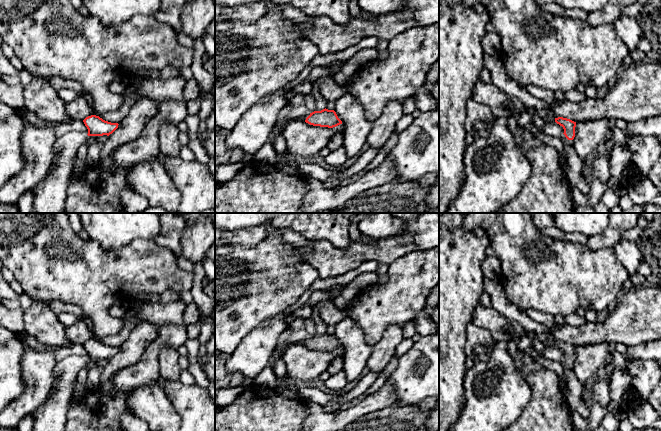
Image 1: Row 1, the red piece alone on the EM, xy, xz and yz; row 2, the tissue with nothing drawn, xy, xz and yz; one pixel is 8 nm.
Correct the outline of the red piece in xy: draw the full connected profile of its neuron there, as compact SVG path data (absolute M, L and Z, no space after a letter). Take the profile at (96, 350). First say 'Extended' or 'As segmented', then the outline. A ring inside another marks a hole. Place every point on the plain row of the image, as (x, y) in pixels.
Extended. M96 339L86 341L83 346L88 353L87 358L72 355L57 361L53 384L55 393L33 414L33 431L65 431L67 413L79 372L88 365L89 360L109 360L119 349Z

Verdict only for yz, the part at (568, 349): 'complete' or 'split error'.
split error

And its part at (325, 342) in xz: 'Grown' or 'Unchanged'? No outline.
Grown

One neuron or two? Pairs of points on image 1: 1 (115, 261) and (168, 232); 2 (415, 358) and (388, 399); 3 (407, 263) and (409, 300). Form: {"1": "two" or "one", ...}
{"1": "two", "2": "two", "3": "one"}

